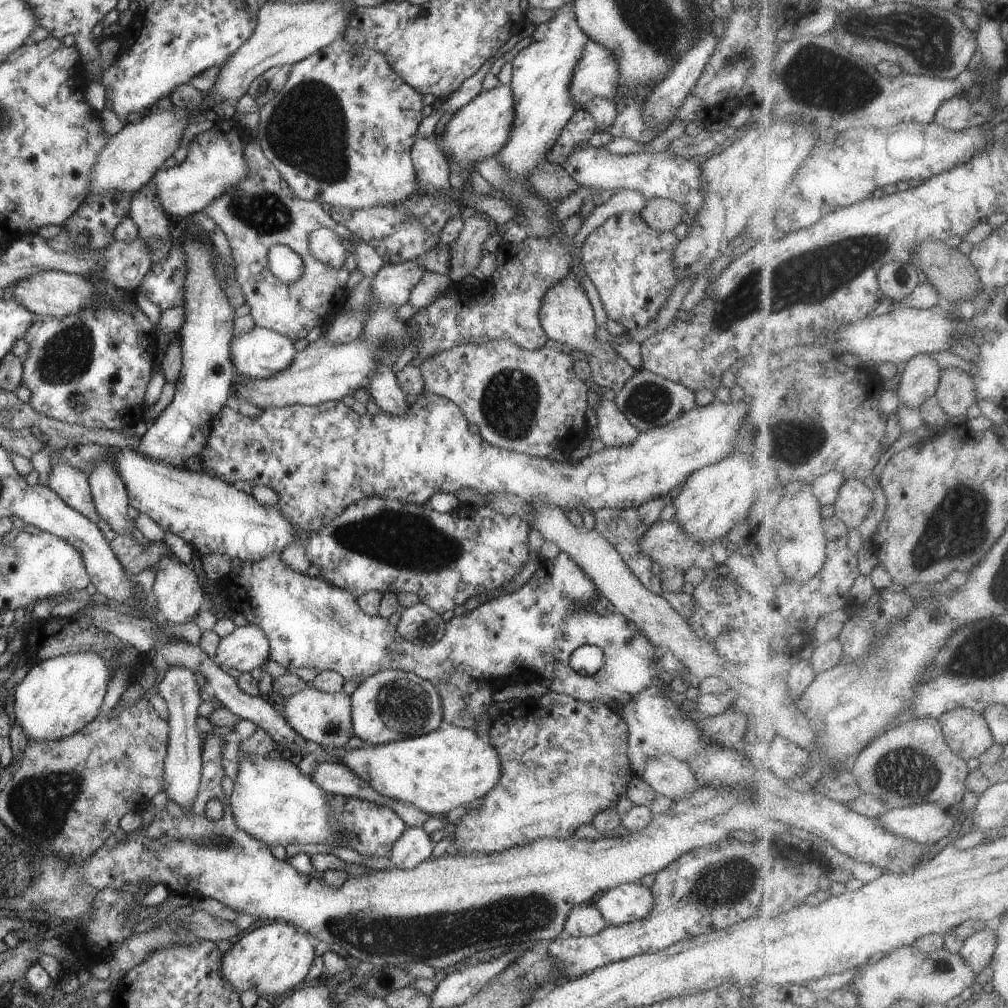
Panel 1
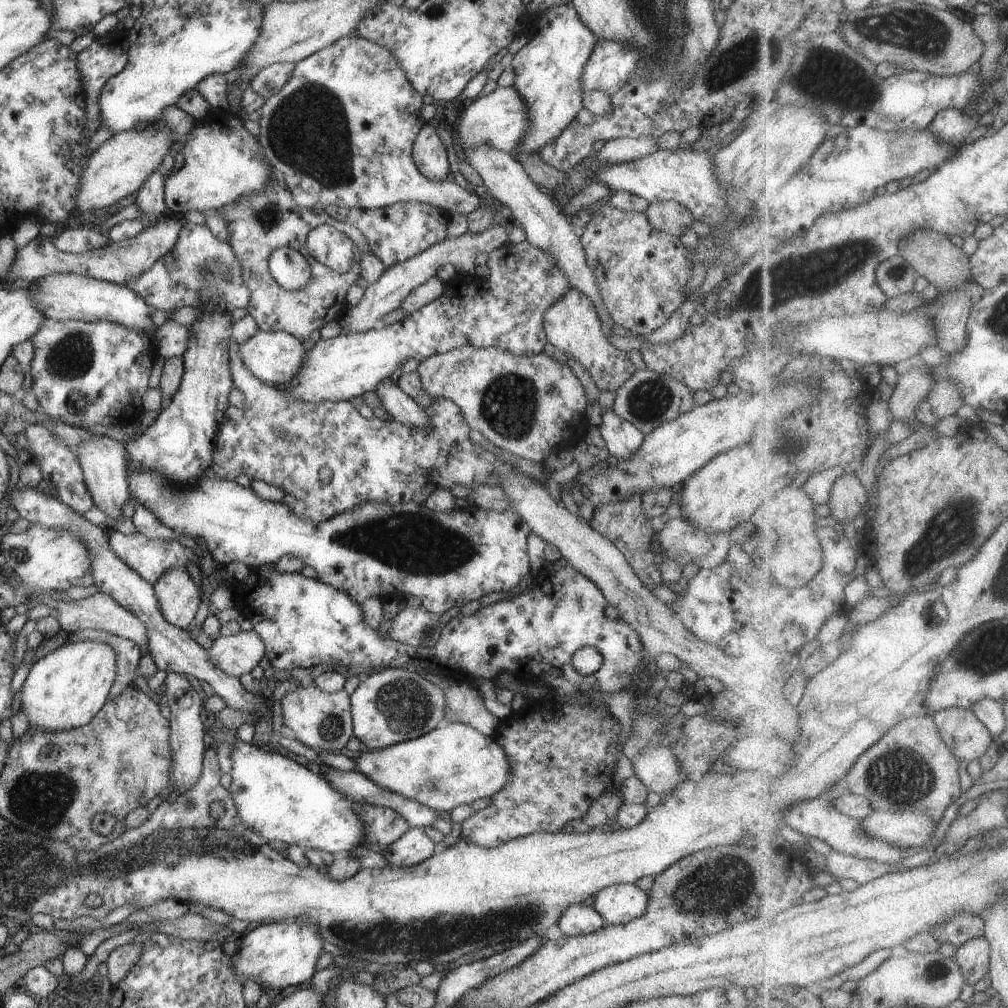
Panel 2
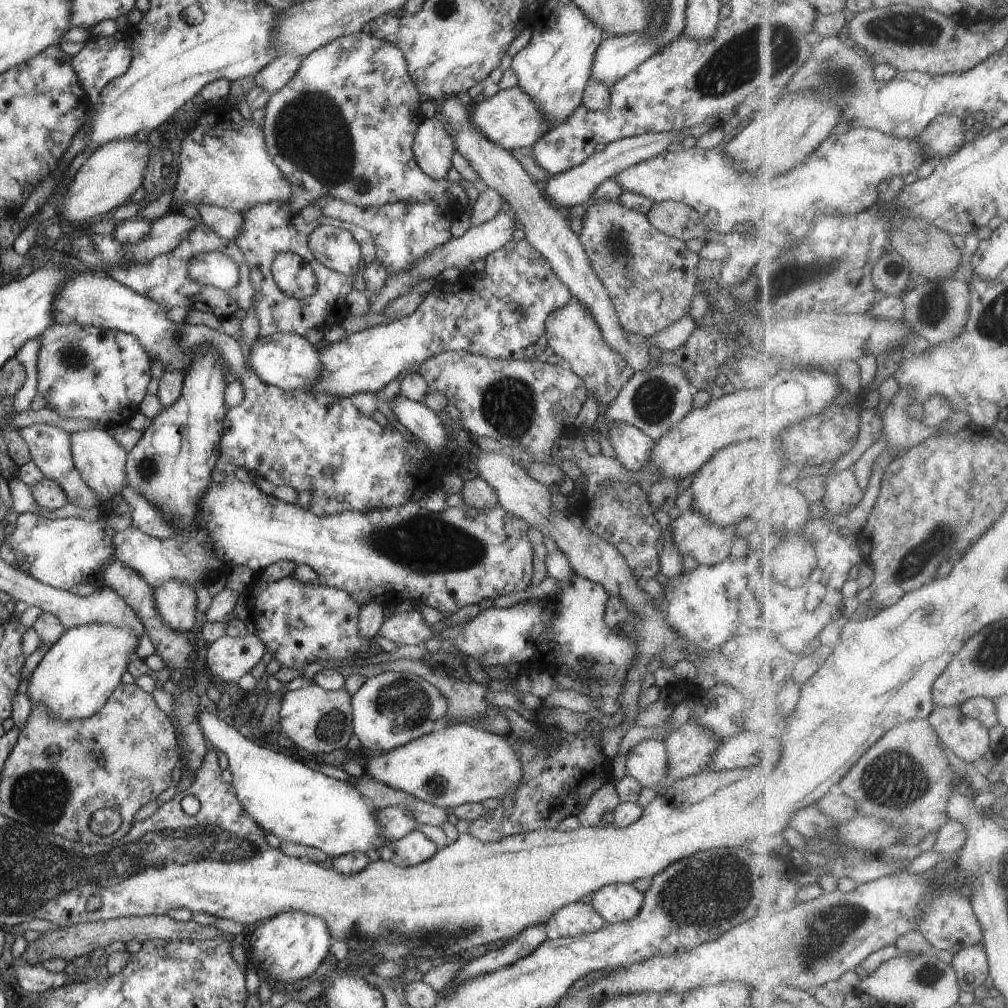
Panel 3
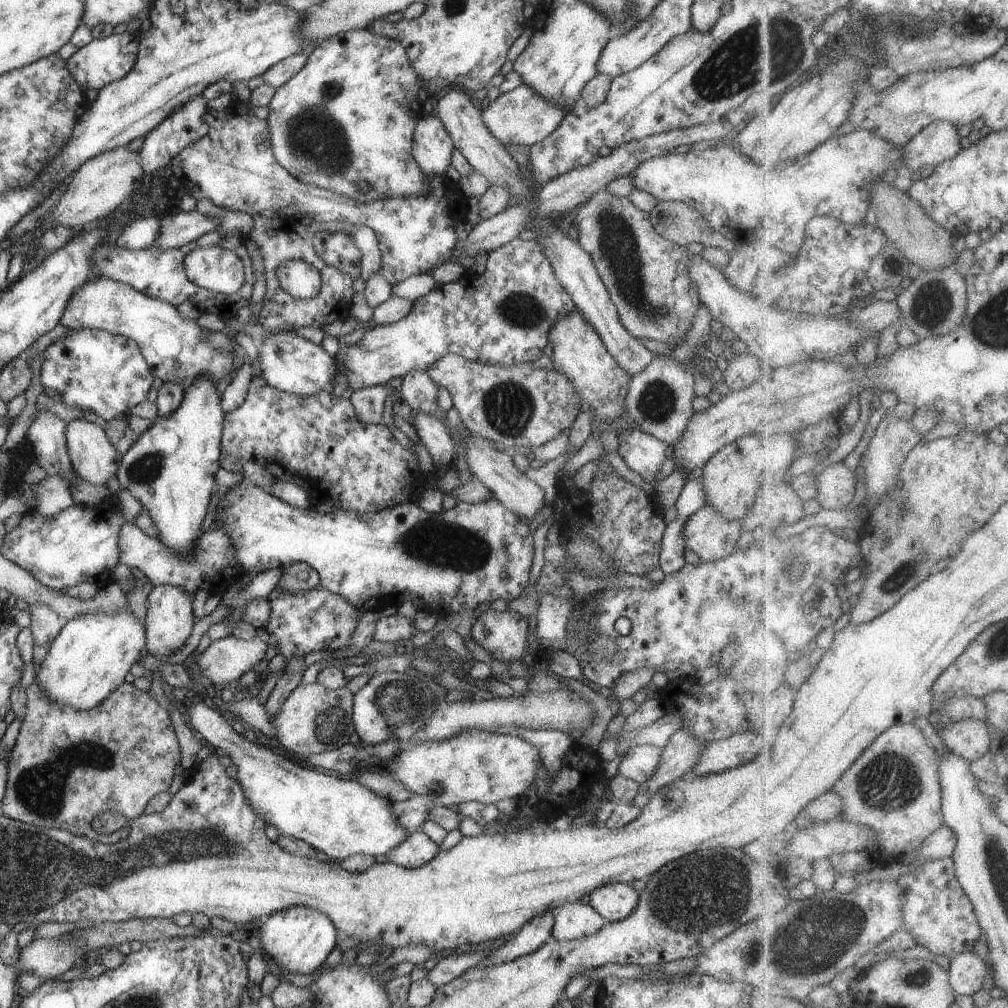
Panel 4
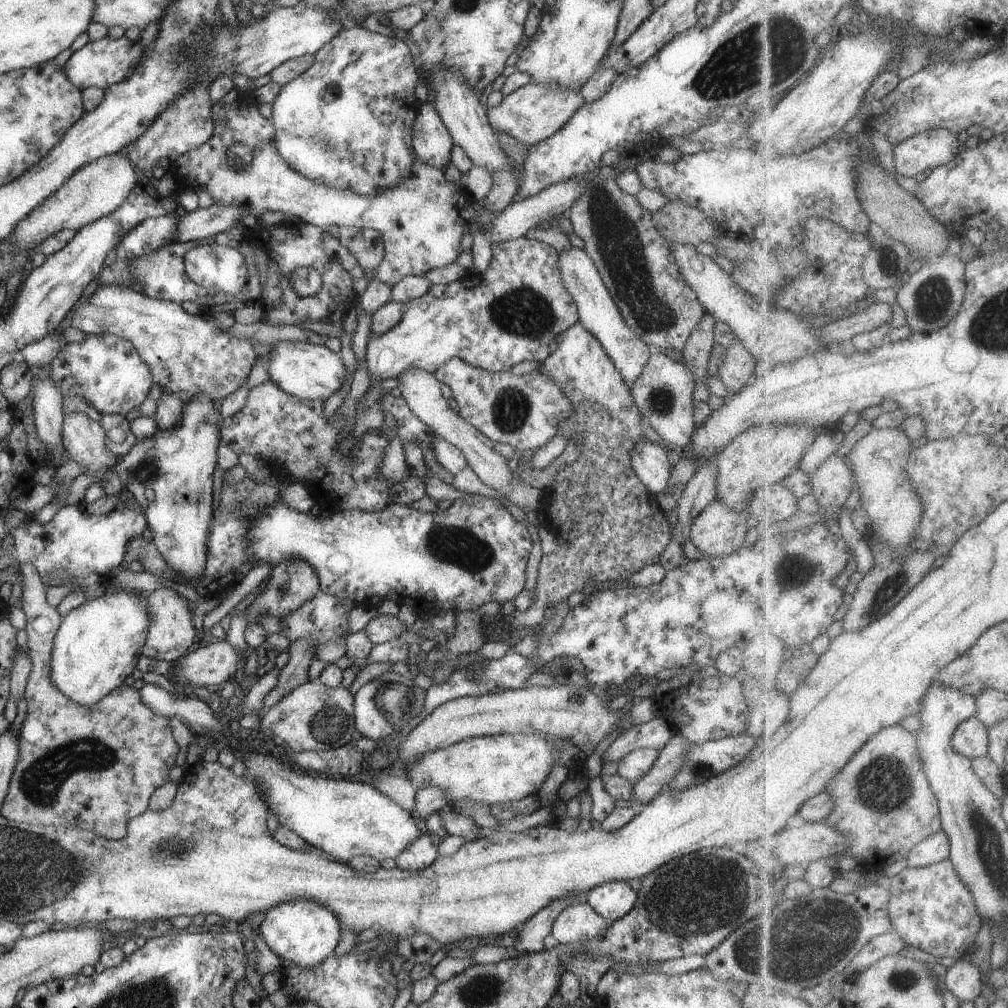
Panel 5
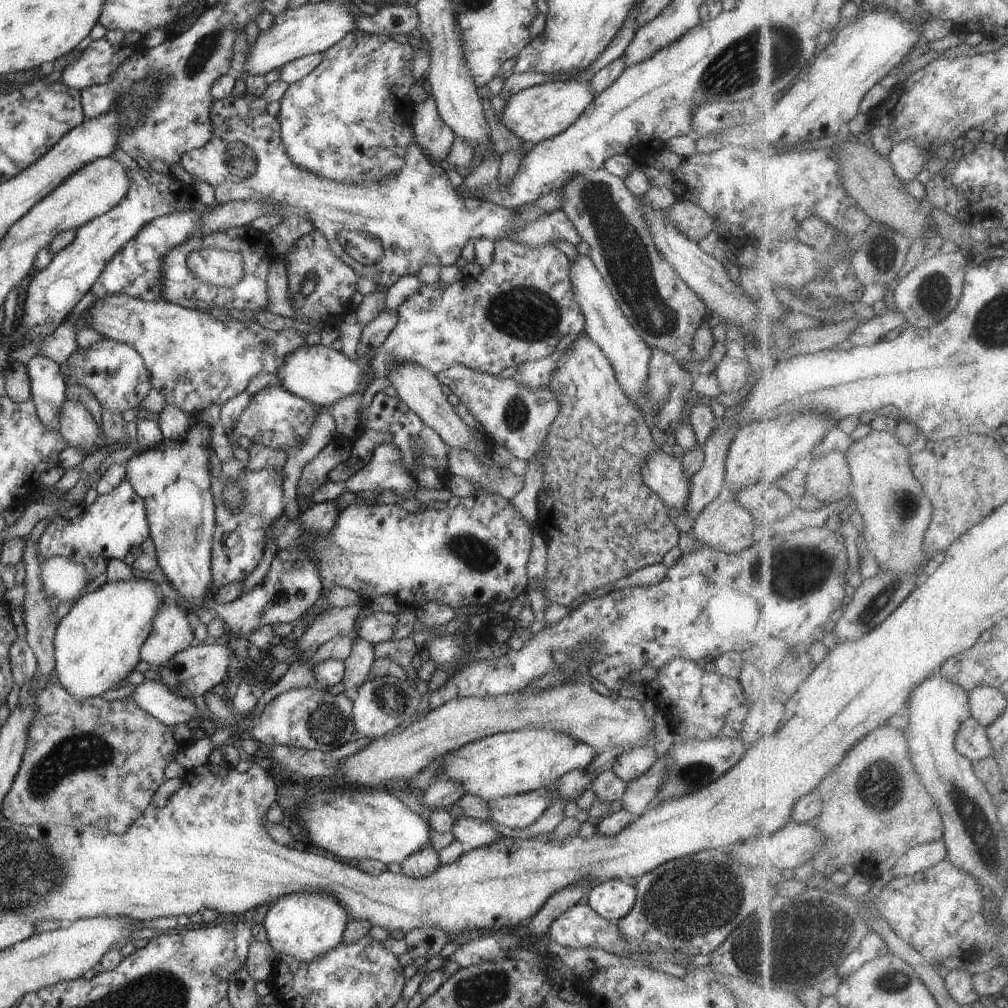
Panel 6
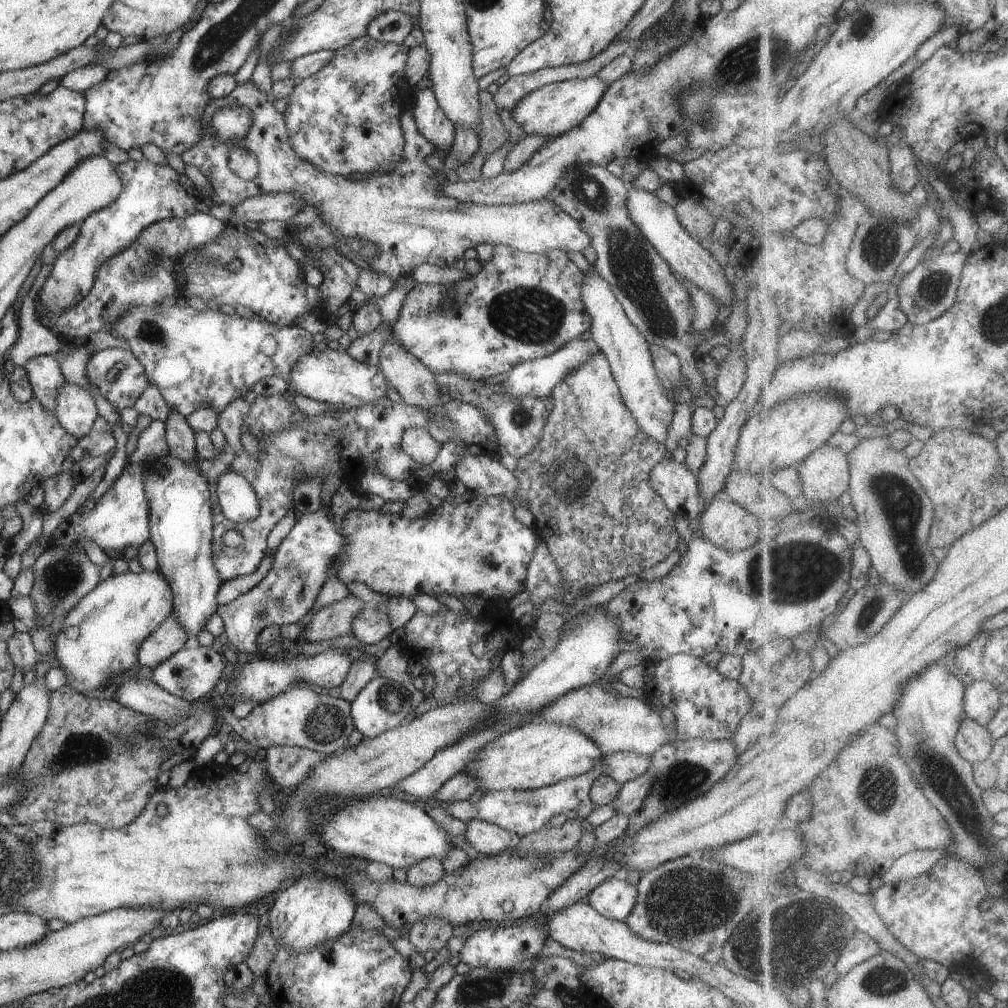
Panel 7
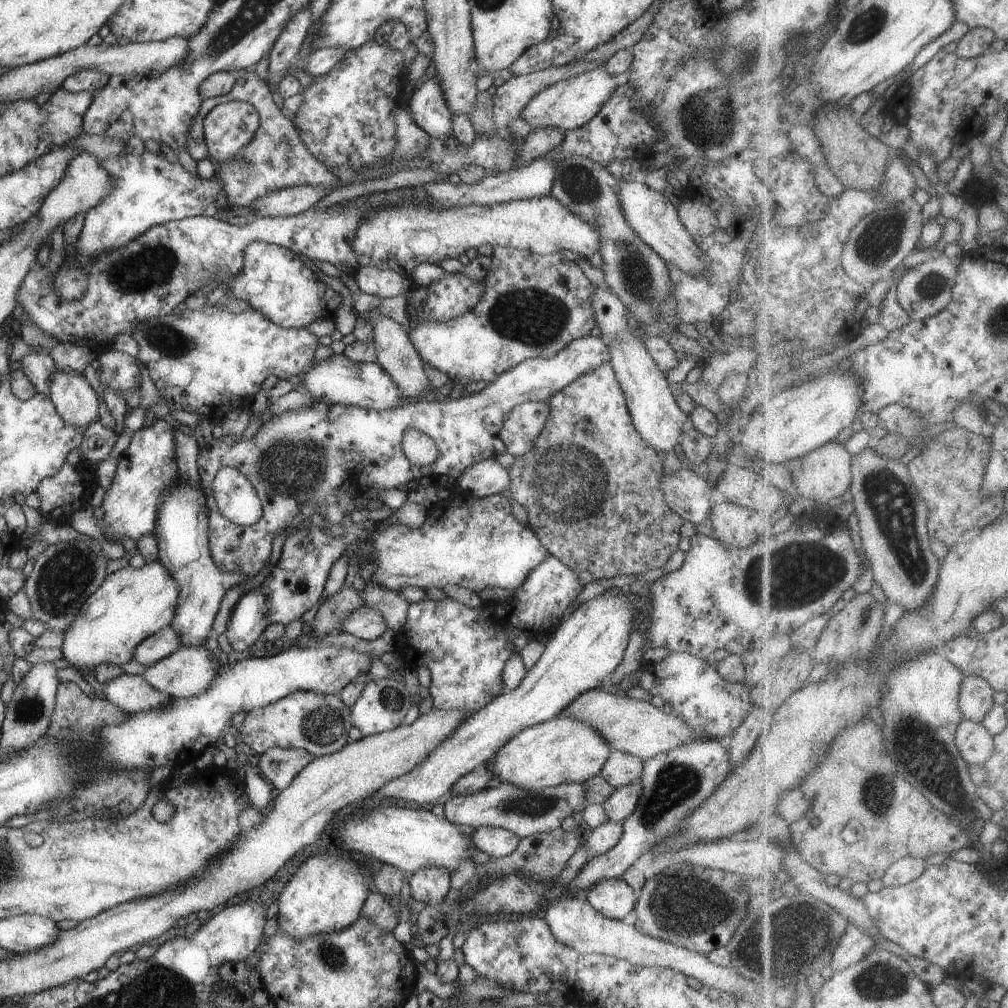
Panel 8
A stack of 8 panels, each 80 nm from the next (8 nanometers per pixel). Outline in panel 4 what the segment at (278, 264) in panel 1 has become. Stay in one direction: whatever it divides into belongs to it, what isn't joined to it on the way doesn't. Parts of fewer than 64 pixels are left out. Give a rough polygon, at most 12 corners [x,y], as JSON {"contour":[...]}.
{"contour":[[287,260],[276,277],[287,297],[314,298],[319,270],[303,260]]}

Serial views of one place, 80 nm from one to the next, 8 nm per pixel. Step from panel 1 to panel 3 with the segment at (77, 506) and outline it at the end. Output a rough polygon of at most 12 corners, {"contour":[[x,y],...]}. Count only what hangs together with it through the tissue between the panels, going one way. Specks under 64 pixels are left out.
{"contour":[[47,423],[19,433],[67,504],[100,506],[75,468],[70,435]]}

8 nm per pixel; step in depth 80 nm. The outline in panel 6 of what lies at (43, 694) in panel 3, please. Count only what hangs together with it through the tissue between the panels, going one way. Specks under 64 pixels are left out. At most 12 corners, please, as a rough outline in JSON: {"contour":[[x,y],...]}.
{"contour":[[104,583],[57,624],[56,678],[76,700],[120,686],[164,601]]}

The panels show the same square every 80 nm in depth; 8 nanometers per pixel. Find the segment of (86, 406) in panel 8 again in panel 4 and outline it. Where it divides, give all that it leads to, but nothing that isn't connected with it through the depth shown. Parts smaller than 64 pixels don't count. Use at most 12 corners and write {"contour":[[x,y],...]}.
{"contour":[[74,419],[65,432],[77,475],[106,488],[123,455],[99,425]]}

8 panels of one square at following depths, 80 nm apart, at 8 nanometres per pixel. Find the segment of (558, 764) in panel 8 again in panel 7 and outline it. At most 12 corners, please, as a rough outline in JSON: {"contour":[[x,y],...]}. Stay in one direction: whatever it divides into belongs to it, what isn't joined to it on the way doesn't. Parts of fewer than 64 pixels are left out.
{"contour":[[526,723],[462,773],[484,793],[590,772],[601,748],[578,729]]}

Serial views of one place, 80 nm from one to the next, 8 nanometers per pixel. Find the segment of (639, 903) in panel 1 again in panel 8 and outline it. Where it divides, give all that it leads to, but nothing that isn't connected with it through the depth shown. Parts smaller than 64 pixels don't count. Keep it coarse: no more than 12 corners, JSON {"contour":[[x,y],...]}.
{"contour":[[621,877],[585,893],[596,912],[622,920],[639,899]]}

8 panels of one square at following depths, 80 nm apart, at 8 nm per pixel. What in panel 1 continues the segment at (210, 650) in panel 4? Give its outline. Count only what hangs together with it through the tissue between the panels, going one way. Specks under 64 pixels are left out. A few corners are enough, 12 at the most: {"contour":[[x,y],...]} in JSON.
{"contour":[[254,624],[220,640],[213,662],[250,673],[271,647]]}

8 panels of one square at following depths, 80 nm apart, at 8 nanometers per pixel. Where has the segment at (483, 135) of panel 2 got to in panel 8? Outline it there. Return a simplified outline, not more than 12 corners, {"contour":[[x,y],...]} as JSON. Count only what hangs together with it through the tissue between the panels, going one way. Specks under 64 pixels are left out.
{"contour":[[598,67],[558,81],[520,112],[532,130],[574,130],[622,77]]}

